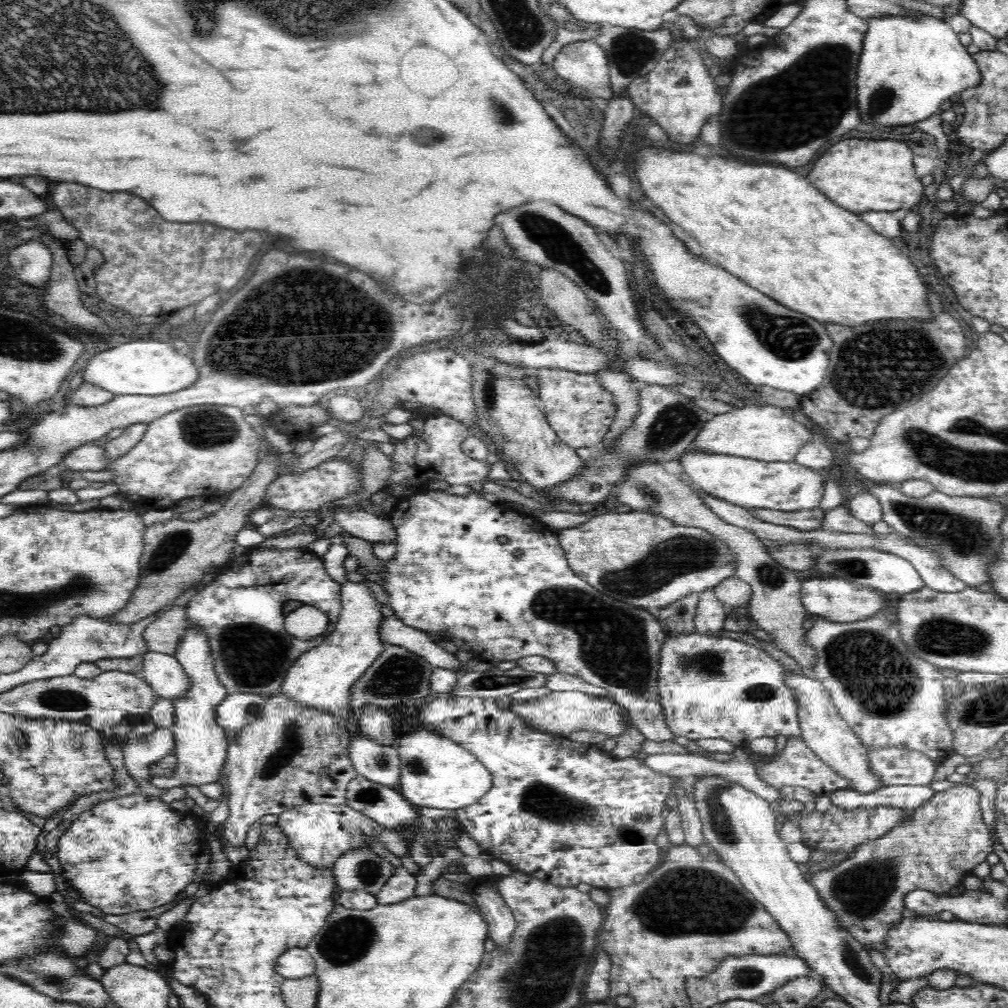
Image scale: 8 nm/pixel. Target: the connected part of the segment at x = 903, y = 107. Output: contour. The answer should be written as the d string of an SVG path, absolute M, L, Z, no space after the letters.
M911 10L908 16L880 16L868 18L868 30L862 40L857 69L858 110L862 125L872 124L876 128L886 126L908 126L930 118L952 96L962 93L968 88L979 86L982 81L980 68L966 47L960 42L959 36L949 20L942 20L929 15L918 14Z

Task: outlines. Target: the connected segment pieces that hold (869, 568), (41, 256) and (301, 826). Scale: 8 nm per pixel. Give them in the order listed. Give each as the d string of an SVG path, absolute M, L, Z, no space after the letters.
M876 548L850 549L850 550L826 550L820 549L817 555L815 569L822 572L824 577L840 578L869 587L874 591L886 592L886 594L909 594L917 592L925 586L924 580L919 576L914 566L905 560Z
M30 240L12 247L9 264L20 282L32 288L44 288L51 275L52 253L44 241Z
M302 804L292 806L278 815L281 832L286 834L286 839L292 849L296 849L298 859L312 865L312 867L332 867L335 862L348 851L357 851L360 847L368 847L362 840L362 835L367 835L379 843L375 827L378 823L361 812L350 808L347 804Z

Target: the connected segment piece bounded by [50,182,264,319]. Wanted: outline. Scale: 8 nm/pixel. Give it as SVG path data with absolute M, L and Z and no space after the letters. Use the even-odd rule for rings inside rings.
M68 182L54 186L50 198L66 222L79 230L78 238L88 247L102 253L103 265L94 275L99 298L136 316L144 314L162 319L172 313L172 310L196 304L214 292L226 294L246 276L252 260L258 256L264 244L264 238L258 230L236 232L230 228L220 228L216 224L166 222L146 200L130 192L102 192L84 184Z

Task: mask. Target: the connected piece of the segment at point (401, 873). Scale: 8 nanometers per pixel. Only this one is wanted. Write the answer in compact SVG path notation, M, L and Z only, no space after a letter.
M397 867L375 895L378 904L394 904L414 896L414 888L416 888L416 875L406 867Z

